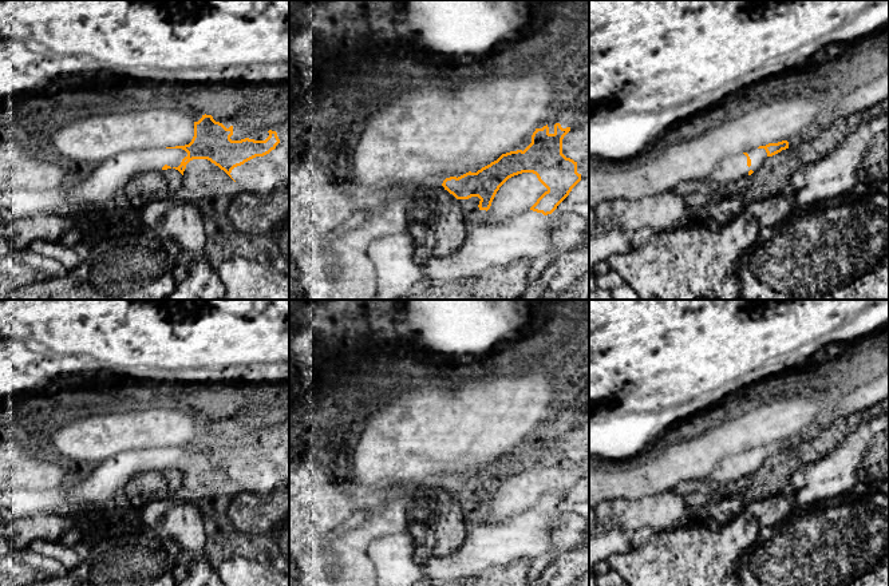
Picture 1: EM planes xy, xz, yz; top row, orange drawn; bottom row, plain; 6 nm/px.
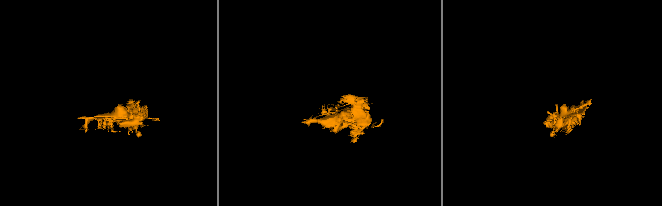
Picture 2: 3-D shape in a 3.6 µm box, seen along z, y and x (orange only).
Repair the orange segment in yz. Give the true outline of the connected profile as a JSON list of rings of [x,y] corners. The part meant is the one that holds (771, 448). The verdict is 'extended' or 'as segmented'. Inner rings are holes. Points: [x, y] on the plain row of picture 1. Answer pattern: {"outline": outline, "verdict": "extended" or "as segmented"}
{"outline": [[[789,442],[769,443],[747,452],[728,455],[723,458],[714,468],[710,482],[715,484],[727,484],[739,480],[756,471],[769,456],[789,448]]], "verdict": "extended"}

